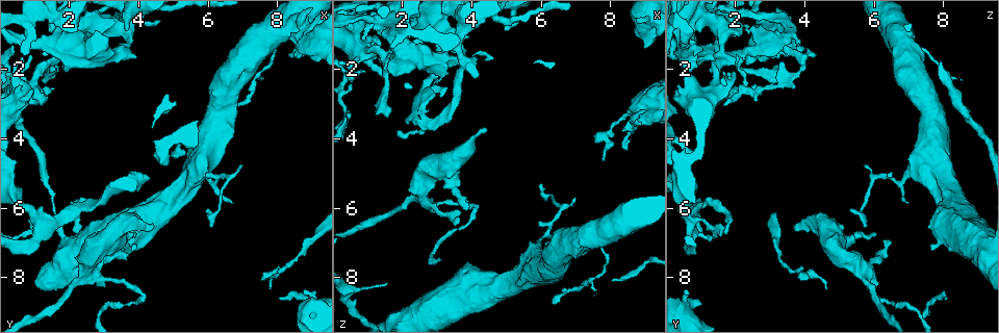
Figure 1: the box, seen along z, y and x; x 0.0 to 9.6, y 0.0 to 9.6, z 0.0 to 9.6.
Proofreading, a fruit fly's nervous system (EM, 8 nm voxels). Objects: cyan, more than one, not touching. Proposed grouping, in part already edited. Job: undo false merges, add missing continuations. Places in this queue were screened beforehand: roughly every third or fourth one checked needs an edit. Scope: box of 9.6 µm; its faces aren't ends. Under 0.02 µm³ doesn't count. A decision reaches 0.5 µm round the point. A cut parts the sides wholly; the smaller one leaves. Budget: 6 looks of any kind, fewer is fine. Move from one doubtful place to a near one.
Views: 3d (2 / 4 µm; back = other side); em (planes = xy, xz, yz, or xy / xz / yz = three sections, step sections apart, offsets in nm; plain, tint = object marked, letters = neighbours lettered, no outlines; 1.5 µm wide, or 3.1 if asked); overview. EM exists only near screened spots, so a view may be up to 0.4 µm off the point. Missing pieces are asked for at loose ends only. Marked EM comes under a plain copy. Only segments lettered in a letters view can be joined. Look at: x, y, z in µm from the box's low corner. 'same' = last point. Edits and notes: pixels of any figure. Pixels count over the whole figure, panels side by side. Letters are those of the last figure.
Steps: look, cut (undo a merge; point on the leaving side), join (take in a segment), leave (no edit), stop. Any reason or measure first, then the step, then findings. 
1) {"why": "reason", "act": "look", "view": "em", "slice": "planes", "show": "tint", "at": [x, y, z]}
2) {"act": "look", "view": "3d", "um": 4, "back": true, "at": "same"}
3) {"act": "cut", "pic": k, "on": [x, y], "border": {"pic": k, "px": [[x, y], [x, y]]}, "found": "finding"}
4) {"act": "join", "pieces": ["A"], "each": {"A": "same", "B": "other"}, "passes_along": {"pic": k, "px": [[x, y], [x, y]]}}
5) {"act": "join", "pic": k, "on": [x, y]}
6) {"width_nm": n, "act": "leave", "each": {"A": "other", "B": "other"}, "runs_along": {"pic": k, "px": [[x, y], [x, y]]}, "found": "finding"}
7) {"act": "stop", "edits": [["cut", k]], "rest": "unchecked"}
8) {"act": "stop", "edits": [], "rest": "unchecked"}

{"why": "free end", "act": "look", "view": "3d", "um": 2, "at": [0.90, 1.55, 2.05]}

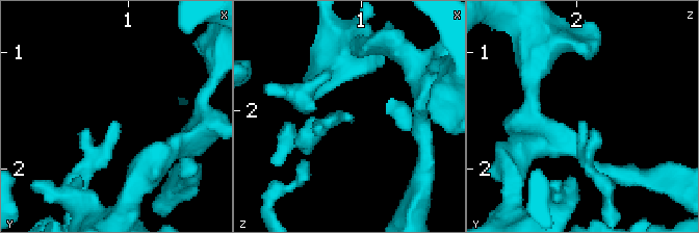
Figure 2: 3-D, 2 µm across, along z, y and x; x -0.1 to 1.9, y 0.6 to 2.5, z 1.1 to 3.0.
{"why": "shape alone is not enough", "act": "look", "view": "em", "slice": "planes", "show": "letters", "at": [0.90, 1.60, 2.08]}

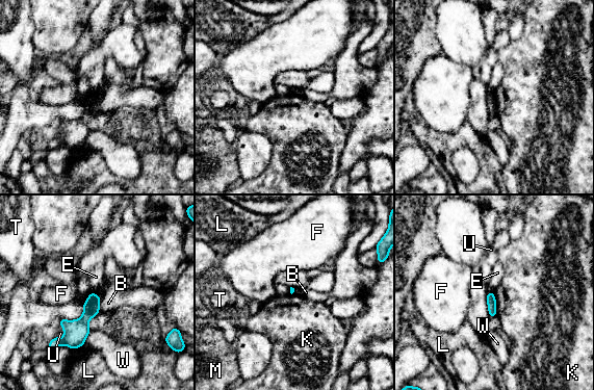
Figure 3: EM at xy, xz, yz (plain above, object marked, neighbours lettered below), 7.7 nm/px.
{"act": "leave", "each": {"B": "other", "E": "other", "F": "other", "K": "other", "L": "other", "M": "other", "T": "other", "U": "other", "W": "other"}, "border": {"pic": 3, "px": [[493, 293], [497, 313]]}, "found": "none of them fits"}

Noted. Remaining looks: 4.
{"why": "arms part here", "act": "look", "view": "em", "slice": "planes", "show": "letters", "at": [2.95, 0.65, 1.80]}

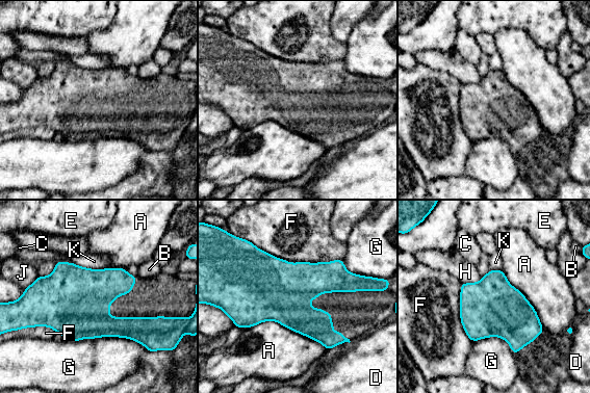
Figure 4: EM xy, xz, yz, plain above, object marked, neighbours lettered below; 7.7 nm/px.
{"longest_contact_nm": ["A", 650], "act": "leave", "each": {"A": "other", "B": "other", "C": "other", "D": "other", "E": "other", "F": "other", "G": "other", "H": "other", "J": "other", "K": "other"}, "found": "all the same cell"}

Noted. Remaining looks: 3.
{"why": "free end", "act": "look", "view": "3d", "um": 4, "at": [4.40, 6.55, 3.75]}

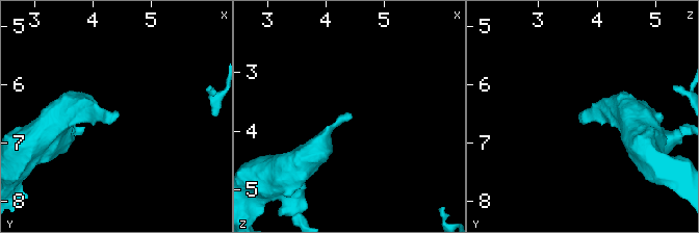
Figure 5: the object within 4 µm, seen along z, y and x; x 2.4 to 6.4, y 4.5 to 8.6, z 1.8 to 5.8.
{"why": "need the tissue", "act": "look", "view": "em", "slice": "planes", "show": "letters", "at": [4.45, 6.50, 3.70]}

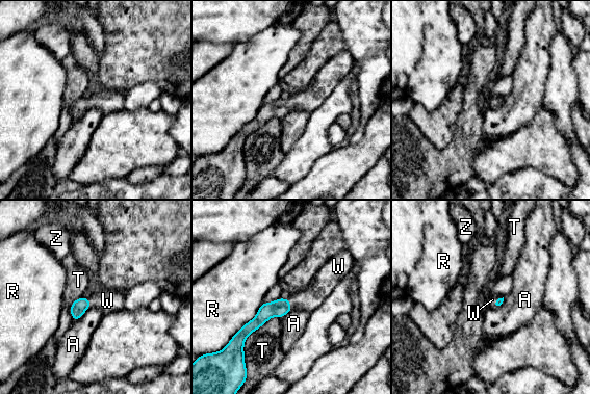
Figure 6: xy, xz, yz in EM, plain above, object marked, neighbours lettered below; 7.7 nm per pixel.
{"longest_contact_nm": ["T", 400], "act": "join", "pic": 6, "on": [311, 297], "each": {"A": "other", "R": "other", "T": "other", "W": "same", "Z": "other"}, "found": "it goes on there"}

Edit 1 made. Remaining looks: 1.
{"act": "stop", "edits": [["join", 6]], "rest": "unchecked"}

